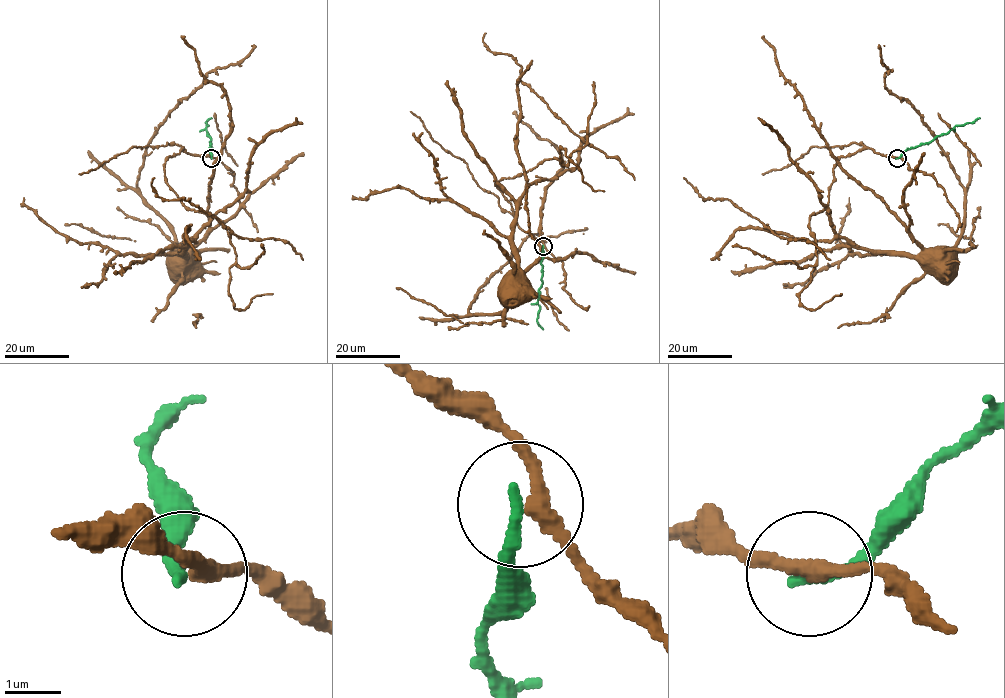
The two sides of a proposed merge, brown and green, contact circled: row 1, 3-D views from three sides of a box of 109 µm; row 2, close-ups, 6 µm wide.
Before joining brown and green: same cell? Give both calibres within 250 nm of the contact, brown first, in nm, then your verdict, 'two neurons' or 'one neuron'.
260/220 nm | two neurons

